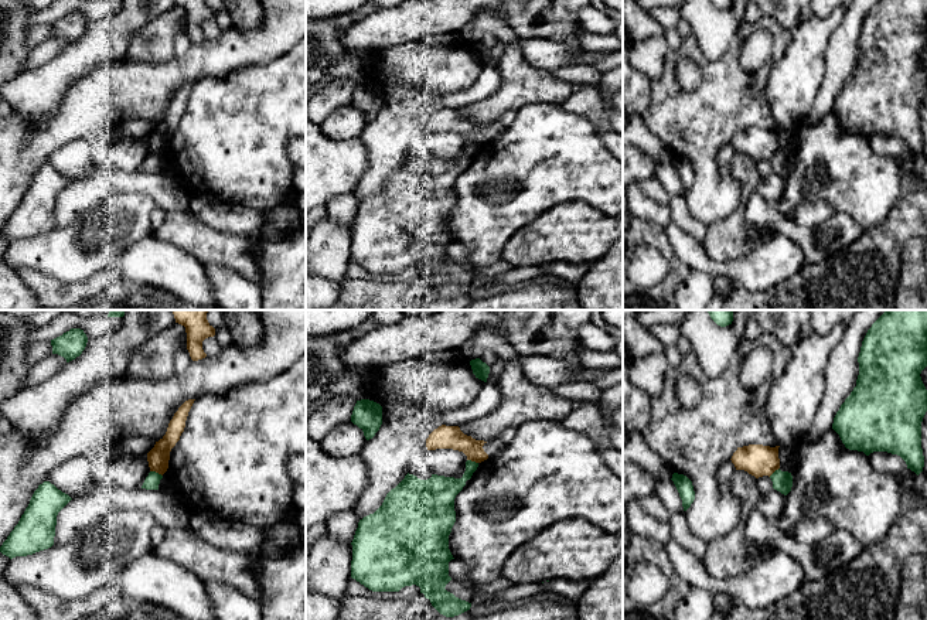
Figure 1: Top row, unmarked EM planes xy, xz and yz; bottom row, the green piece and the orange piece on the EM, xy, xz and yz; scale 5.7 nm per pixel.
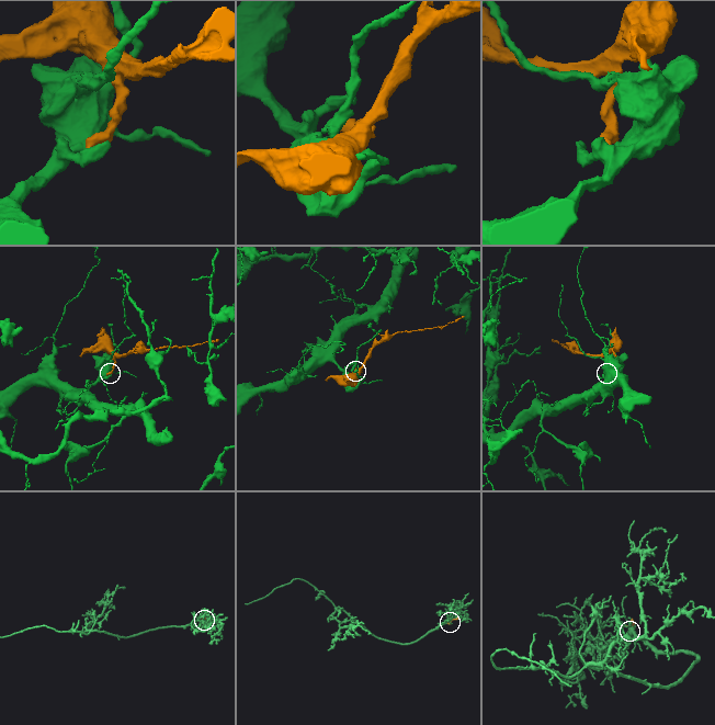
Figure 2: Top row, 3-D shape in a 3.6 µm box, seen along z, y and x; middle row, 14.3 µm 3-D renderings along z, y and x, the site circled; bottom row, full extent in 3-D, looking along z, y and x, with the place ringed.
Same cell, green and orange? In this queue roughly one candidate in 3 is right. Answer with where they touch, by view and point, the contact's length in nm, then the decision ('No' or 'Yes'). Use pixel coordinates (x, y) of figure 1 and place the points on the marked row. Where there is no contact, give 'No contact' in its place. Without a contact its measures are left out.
Touches green at xy (154, 472). Shared border 80 nm. No

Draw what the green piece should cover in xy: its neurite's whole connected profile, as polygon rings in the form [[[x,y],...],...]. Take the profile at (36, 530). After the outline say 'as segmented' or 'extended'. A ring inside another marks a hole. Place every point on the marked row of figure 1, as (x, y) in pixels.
[[[50,481],[40,484],[18,524],[0,546],[0,552],[13,559],[51,548],[57,515],[71,500]]]; as segmented

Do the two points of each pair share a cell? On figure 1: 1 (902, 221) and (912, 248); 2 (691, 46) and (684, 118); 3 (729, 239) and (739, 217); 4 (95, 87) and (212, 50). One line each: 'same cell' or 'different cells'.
1: different cells
2: same cell
3: same cell
4: same cell

